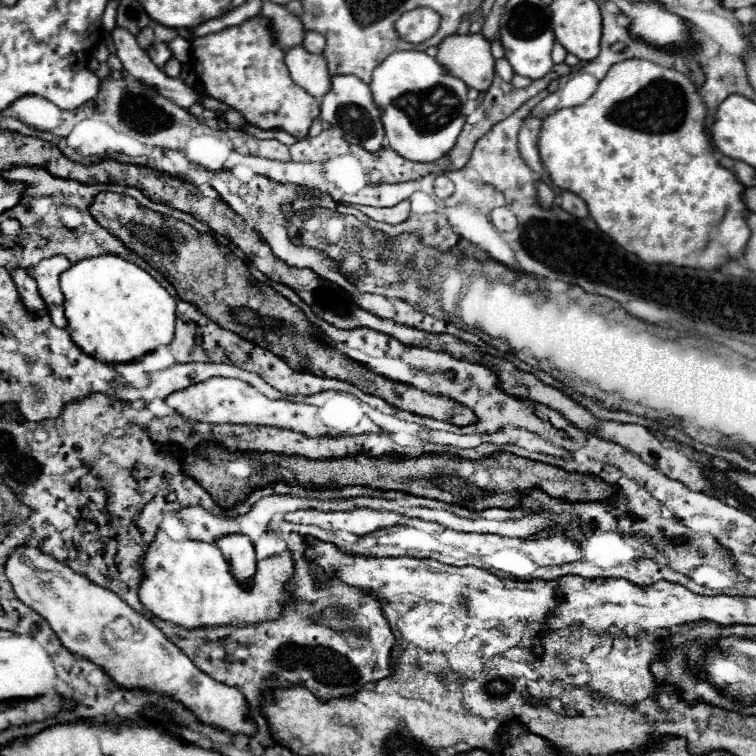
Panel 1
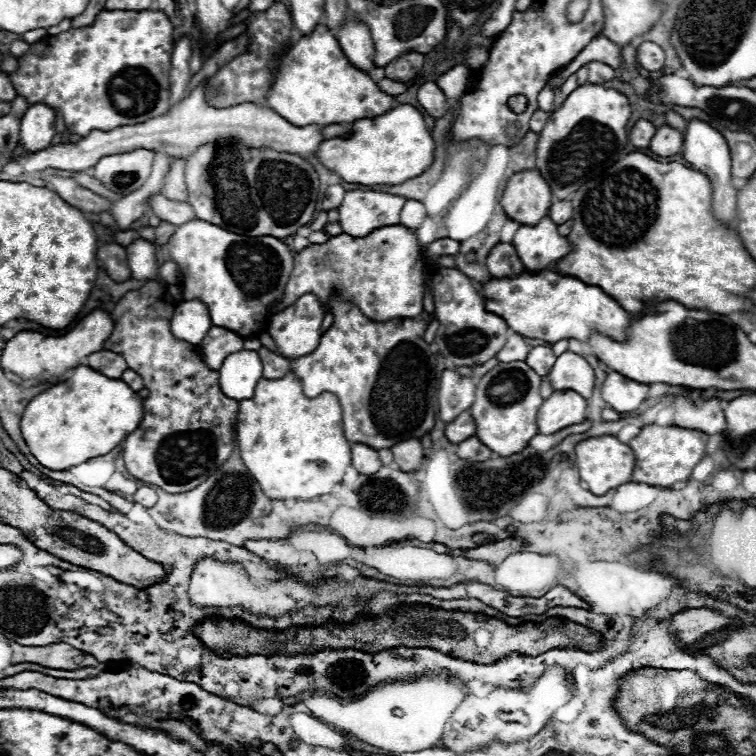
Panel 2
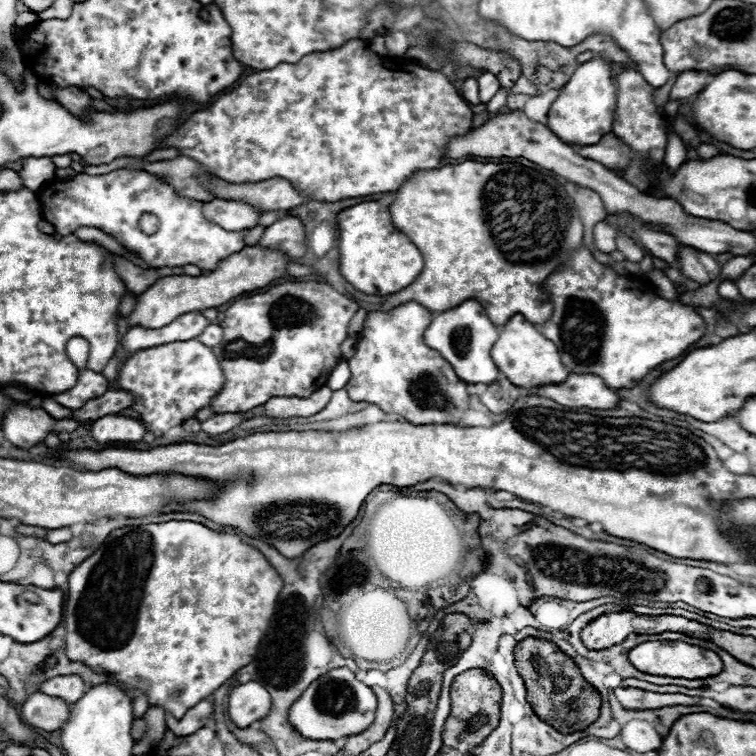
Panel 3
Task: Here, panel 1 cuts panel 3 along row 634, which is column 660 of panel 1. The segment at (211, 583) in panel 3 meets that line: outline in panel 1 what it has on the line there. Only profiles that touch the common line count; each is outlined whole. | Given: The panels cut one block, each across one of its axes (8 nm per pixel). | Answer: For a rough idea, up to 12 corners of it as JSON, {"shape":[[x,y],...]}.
{"shape":[[622,60],[542,120],[552,182],[648,264],[748,244],[690,78]]}

